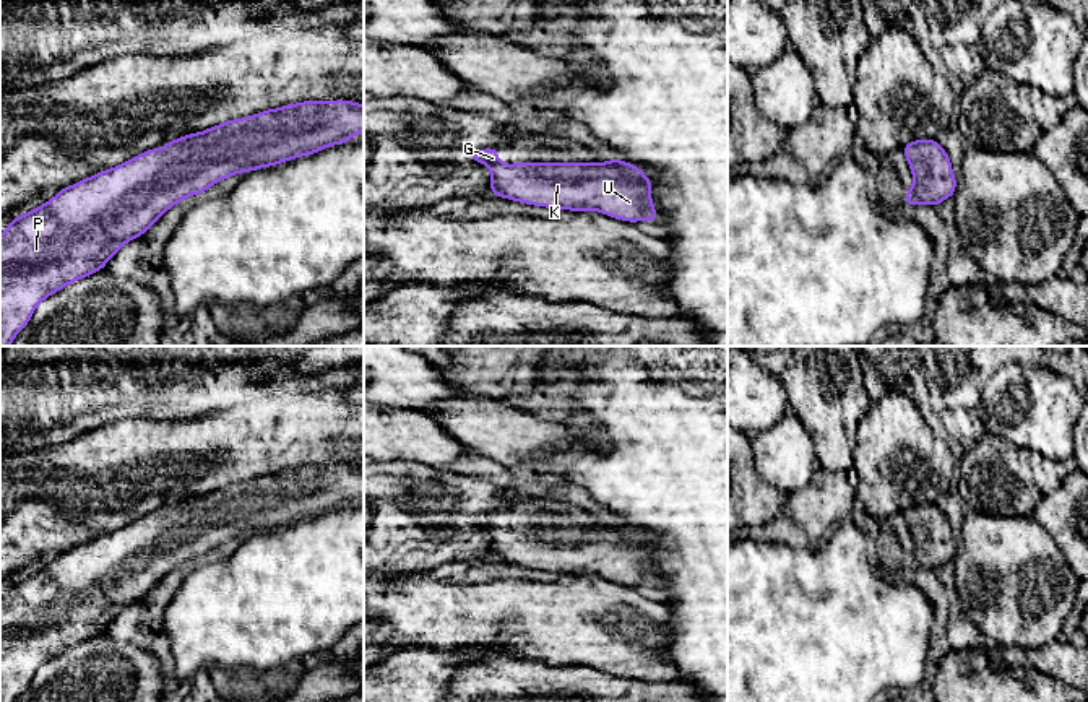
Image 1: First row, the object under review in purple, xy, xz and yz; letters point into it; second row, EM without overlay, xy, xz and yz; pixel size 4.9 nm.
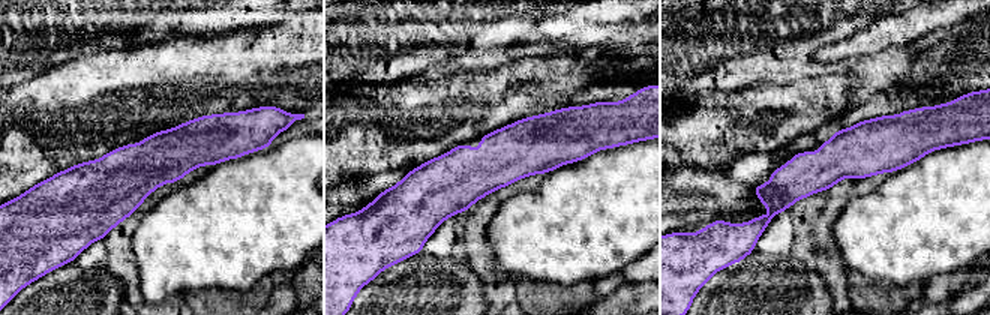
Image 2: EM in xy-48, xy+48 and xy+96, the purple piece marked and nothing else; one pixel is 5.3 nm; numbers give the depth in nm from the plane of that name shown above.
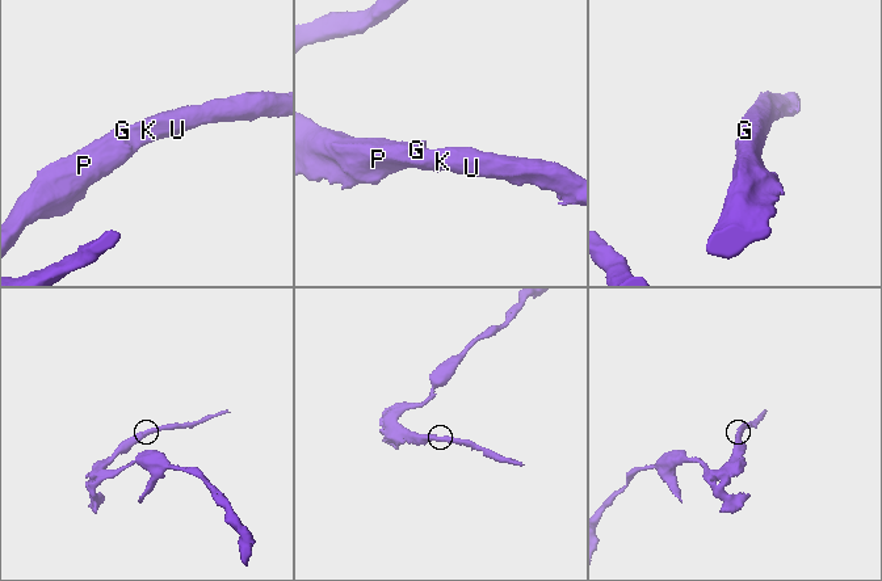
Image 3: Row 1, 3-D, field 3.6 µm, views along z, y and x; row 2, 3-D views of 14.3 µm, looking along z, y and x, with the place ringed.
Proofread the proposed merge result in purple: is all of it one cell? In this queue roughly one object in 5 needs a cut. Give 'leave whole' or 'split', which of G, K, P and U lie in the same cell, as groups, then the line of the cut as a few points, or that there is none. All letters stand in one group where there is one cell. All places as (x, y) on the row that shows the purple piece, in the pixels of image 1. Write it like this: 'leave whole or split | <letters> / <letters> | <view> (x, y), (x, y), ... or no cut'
leave whole | G K P U | no cut

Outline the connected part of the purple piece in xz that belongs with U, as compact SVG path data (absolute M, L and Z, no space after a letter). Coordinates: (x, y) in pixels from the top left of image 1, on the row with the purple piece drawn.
M486 148L473 151L469 161L489 166L495 197L555 210L601 211L628 223L659 221L651 203L651 180L619 158L607 162L500 164L499 148Z

